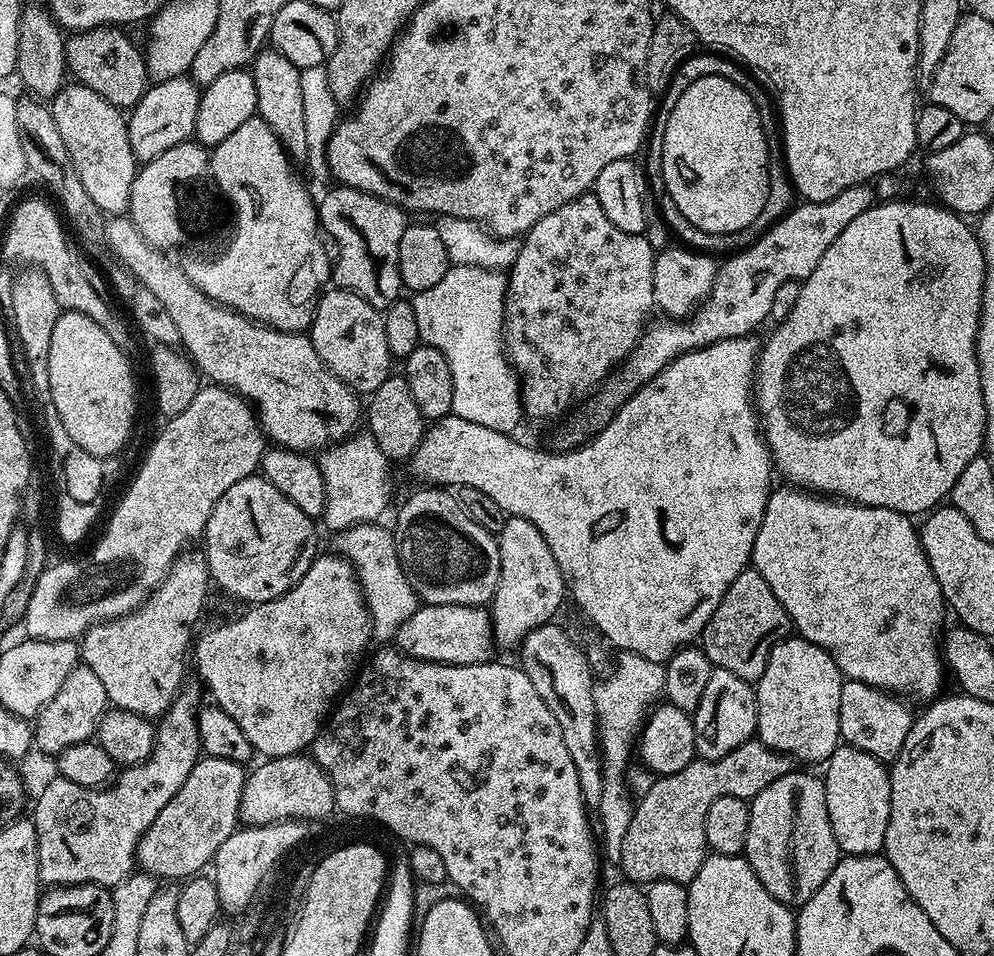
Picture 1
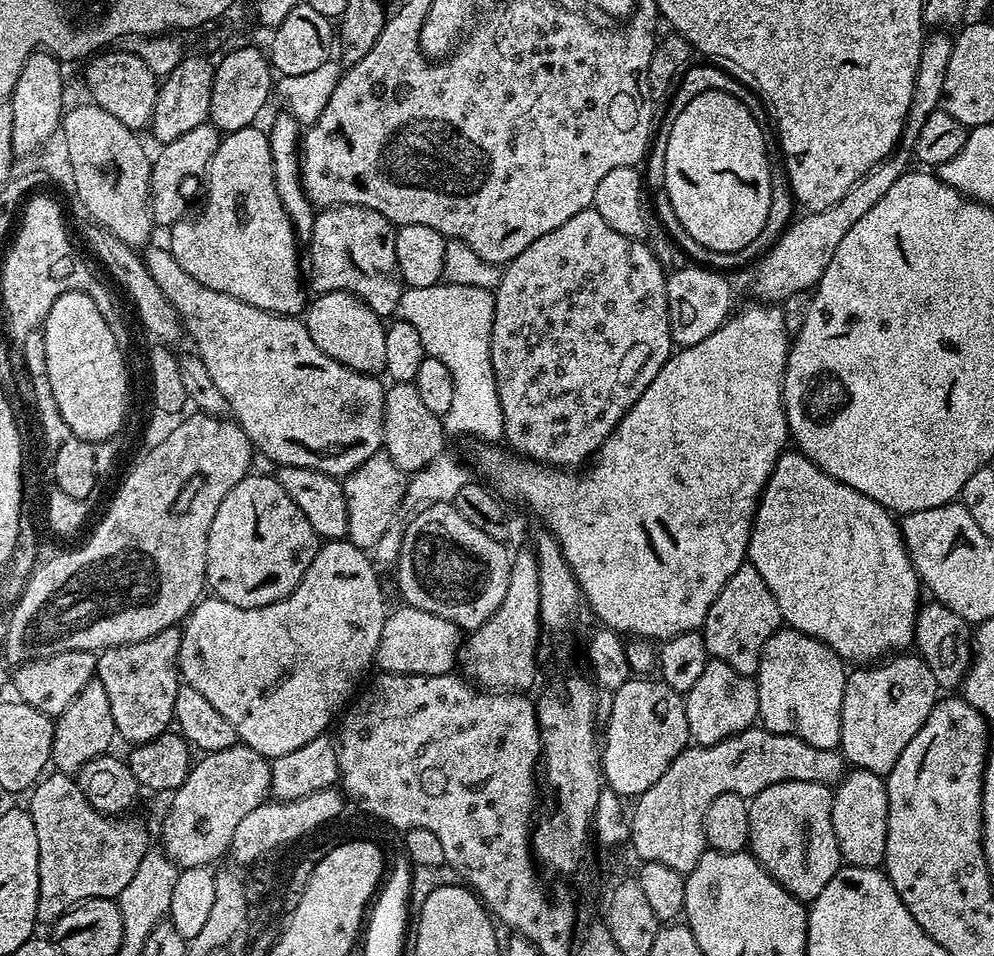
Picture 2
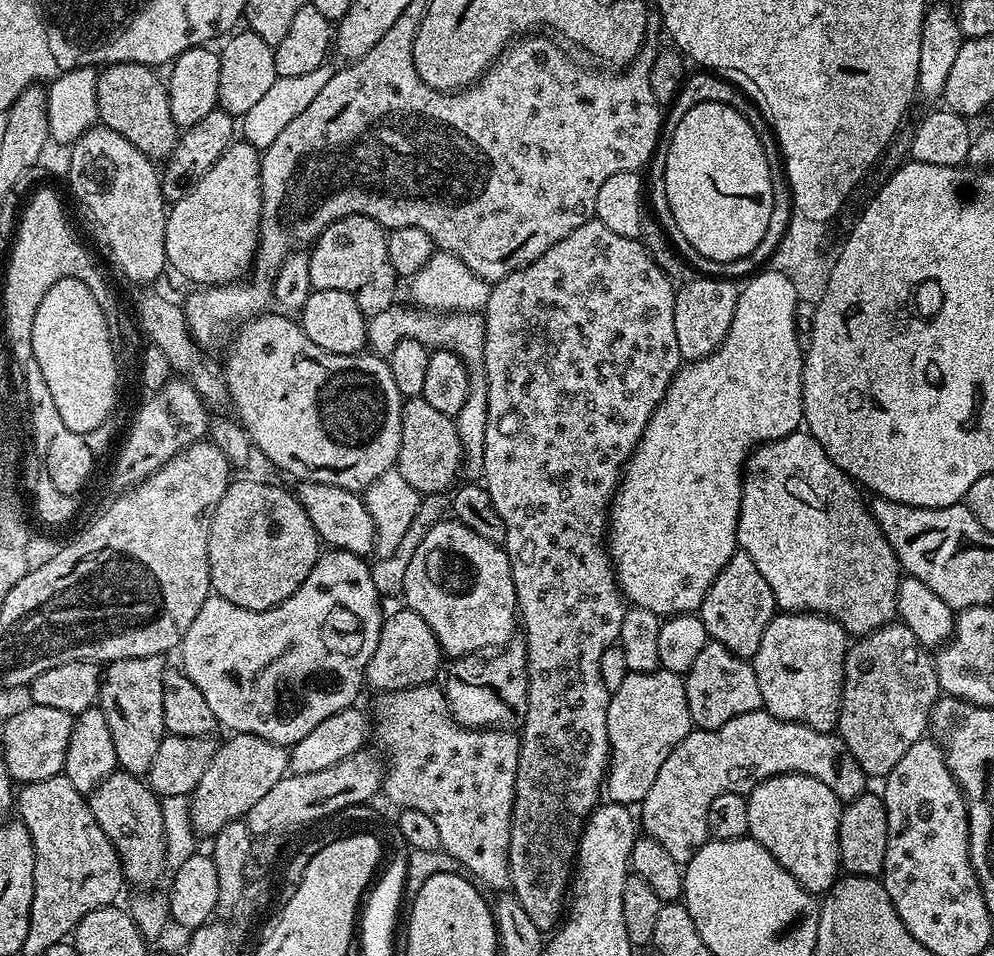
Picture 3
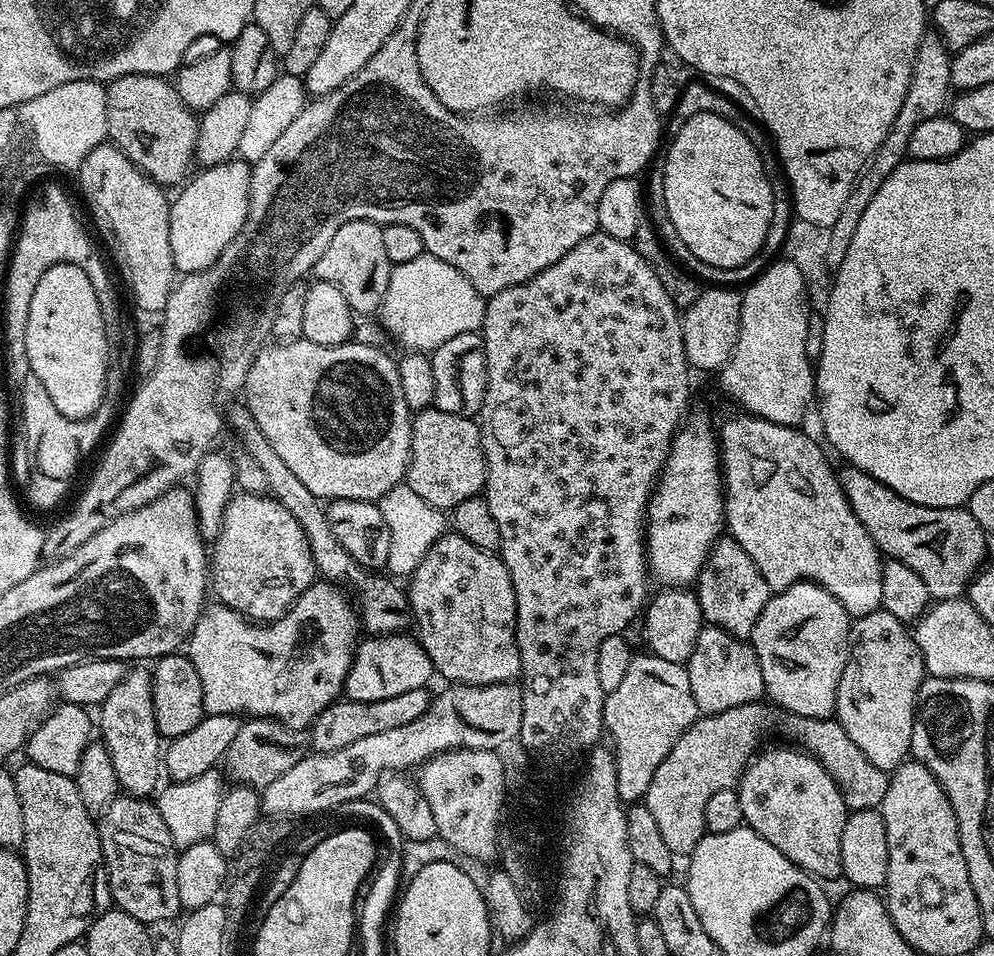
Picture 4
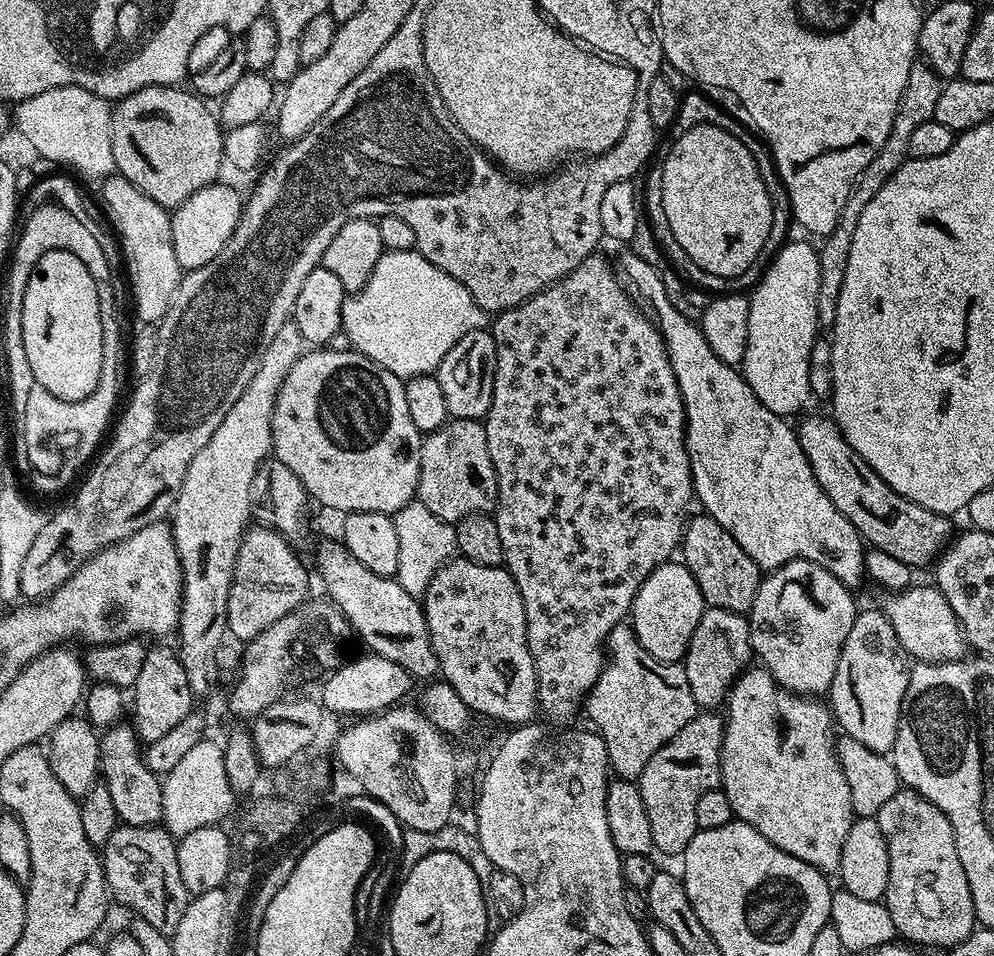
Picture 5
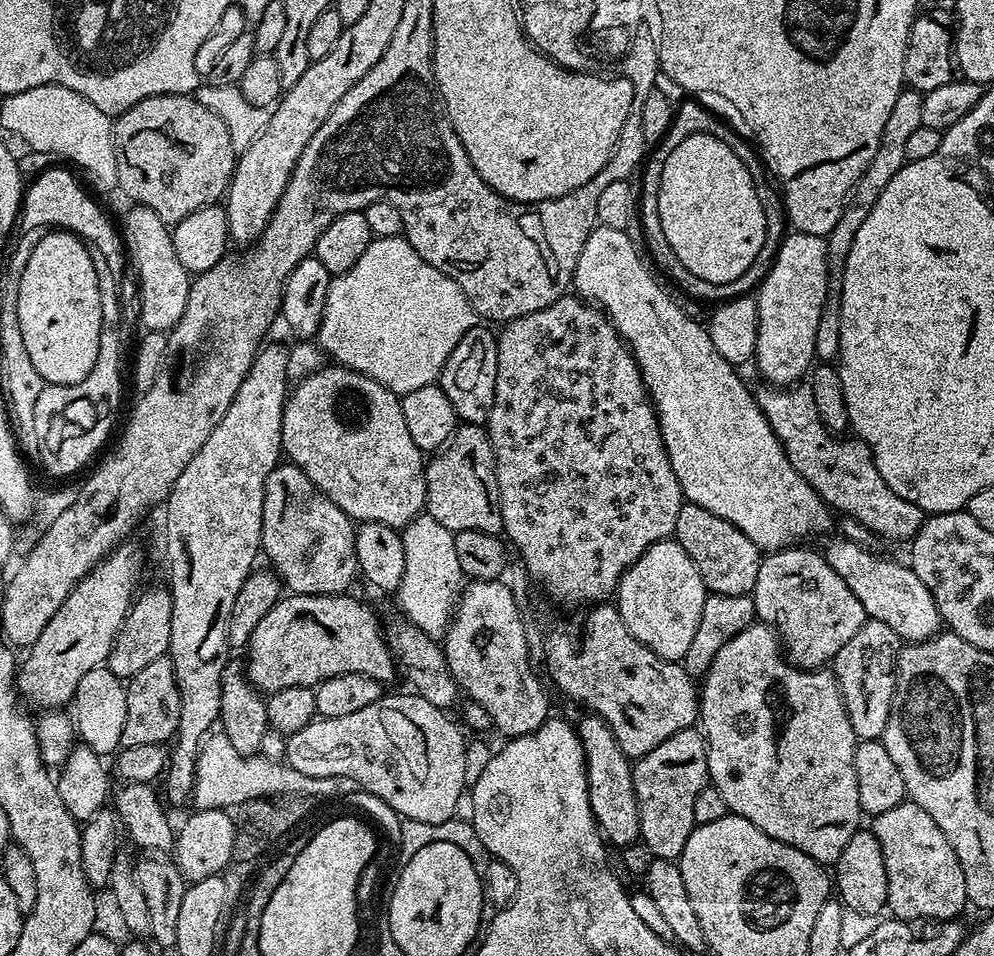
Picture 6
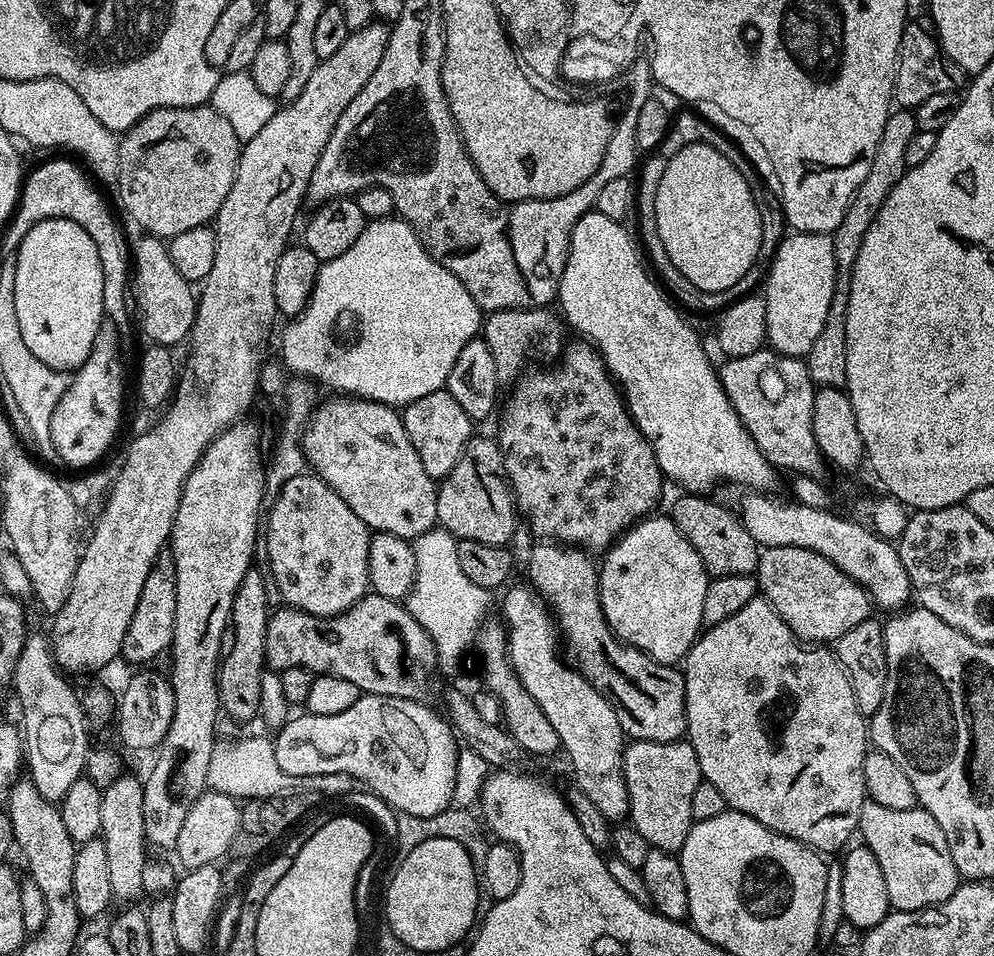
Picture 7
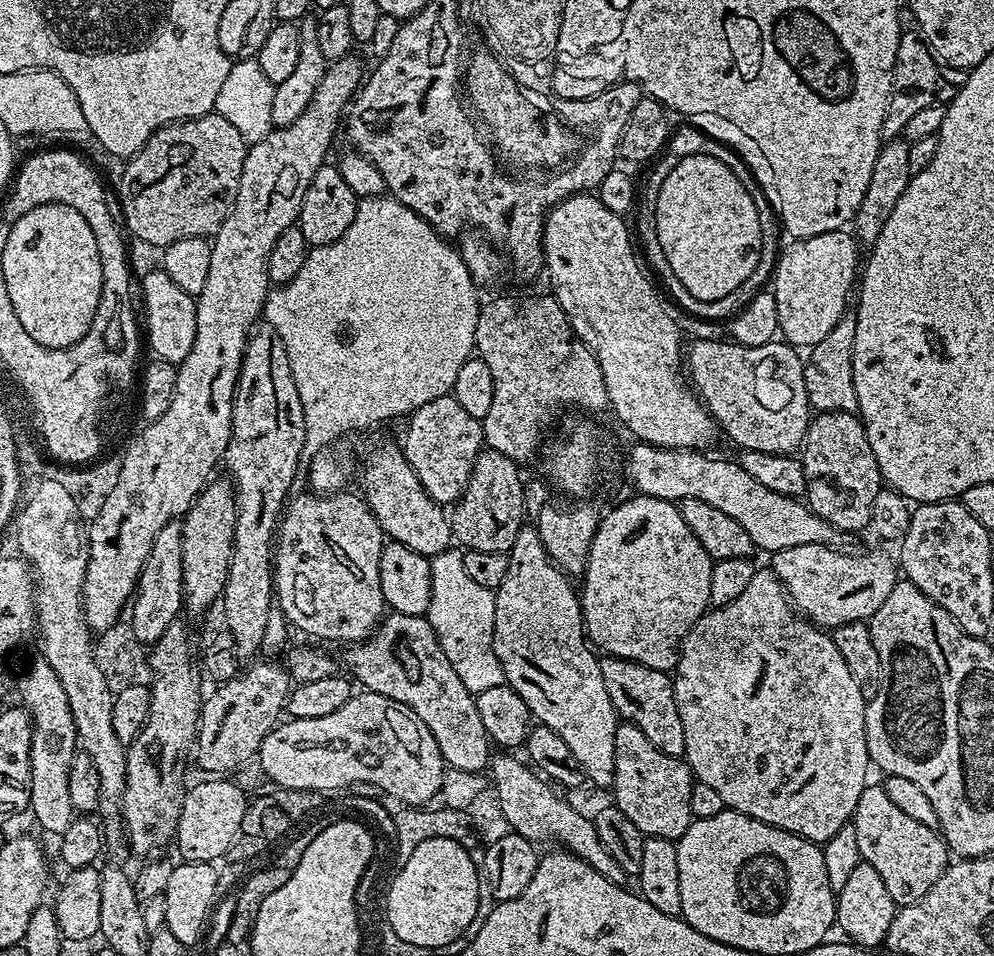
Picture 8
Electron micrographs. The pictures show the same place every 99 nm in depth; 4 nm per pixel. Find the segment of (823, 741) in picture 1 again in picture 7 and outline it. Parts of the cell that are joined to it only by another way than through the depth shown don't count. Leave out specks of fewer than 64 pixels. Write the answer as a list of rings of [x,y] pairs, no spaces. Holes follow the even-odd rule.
[[[798,546],[764,548],[754,575],[763,599],[801,642],[835,642],[846,630],[869,619],[868,611],[874,608],[865,588],[814,550]]]

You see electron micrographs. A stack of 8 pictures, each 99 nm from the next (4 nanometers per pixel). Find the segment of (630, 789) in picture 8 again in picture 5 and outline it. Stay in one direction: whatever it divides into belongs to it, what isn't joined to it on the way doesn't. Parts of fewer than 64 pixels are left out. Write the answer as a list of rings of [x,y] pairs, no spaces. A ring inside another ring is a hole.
[[[712,710],[701,711],[642,770],[638,787],[642,802],[646,806],[646,818],[650,818],[650,834],[653,849],[664,856],[679,857],[694,838],[698,817],[694,810],[698,807],[698,798],[706,790],[717,787],[720,783],[720,751],[724,737],[725,717]]]

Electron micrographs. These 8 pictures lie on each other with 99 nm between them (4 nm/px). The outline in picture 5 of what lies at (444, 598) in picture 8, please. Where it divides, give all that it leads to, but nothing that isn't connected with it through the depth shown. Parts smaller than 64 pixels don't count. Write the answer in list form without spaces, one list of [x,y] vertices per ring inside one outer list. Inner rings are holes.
[[[413,502],[394,513],[394,530],[398,530],[398,570],[394,577],[406,594],[420,598],[430,586],[437,570],[457,555],[456,529],[426,506]]]

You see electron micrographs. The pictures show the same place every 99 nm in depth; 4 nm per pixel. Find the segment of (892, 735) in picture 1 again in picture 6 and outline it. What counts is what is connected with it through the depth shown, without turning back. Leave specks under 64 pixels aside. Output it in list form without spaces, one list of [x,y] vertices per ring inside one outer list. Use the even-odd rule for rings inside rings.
[[[865,619],[858,634],[854,634],[854,638],[850,638],[850,642],[838,650],[834,675],[850,718],[850,726],[854,726],[854,734],[860,740],[880,740],[883,737],[896,689],[896,658],[901,647],[900,637],[890,630],[890,626],[886,626],[886,622]]]

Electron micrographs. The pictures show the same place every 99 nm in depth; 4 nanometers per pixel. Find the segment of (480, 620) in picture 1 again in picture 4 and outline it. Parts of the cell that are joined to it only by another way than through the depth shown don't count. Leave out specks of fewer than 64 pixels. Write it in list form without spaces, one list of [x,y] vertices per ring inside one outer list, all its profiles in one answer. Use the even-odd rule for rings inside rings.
[[[408,635],[372,636],[365,639],[352,658],[343,695],[358,702],[382,702],[382,698],[395,698],[410,690],[428,688],[428,679],[433,679],[434,676],[432,663],[419,639],[415,635]]]

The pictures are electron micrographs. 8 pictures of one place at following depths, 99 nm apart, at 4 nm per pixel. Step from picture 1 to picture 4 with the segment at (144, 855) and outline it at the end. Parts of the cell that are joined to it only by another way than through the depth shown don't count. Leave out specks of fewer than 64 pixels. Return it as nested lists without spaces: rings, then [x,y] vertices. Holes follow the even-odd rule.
[[[265,716],[248,718],[241,723],[234,742],[230,742],[226,765],[236,784],[263,786],[282,778],[290,766],[294,766],[306,754],[306,736],[303,731],[287,728],[277,720],[267,720]]]

